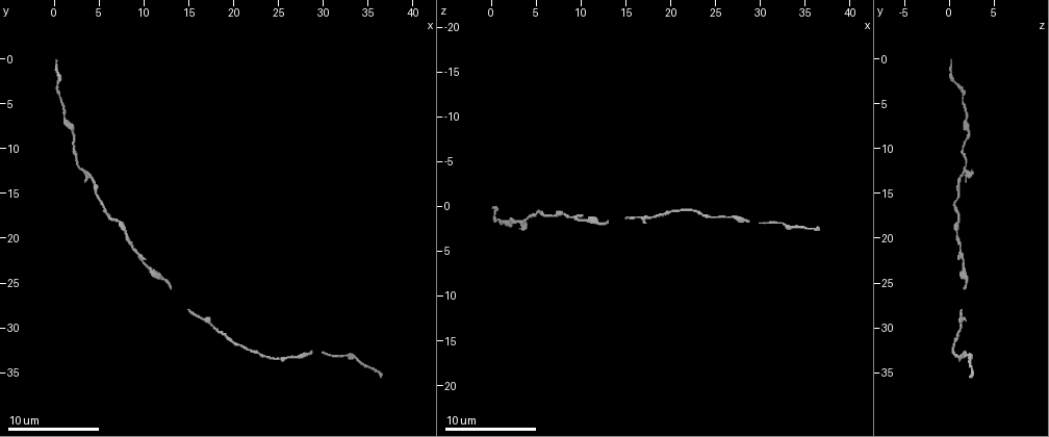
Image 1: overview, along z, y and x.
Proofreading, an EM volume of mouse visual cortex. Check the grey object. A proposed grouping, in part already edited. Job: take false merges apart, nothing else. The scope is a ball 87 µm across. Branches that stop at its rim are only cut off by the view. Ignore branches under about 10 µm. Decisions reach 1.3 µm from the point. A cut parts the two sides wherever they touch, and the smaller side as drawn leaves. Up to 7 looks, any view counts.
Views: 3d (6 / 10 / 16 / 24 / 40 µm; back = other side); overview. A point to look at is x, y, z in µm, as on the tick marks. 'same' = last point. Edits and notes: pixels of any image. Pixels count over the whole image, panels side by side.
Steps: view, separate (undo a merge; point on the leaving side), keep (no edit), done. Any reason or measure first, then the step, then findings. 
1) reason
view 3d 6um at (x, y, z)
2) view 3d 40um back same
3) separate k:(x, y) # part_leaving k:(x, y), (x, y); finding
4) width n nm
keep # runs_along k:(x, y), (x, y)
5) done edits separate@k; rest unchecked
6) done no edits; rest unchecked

calibre changes
view 3d 10um at (4.8, 15.4, 1.2)

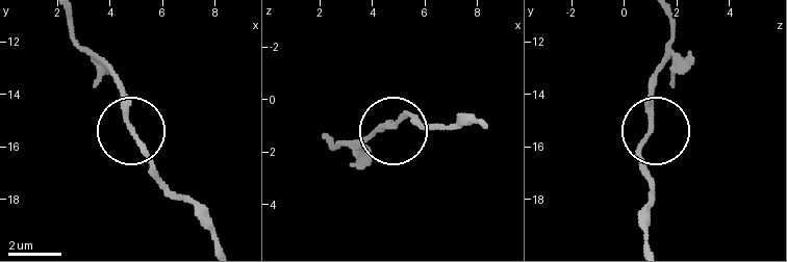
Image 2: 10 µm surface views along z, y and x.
view 3d 10um back at (4.7, 15.2, 1.0)

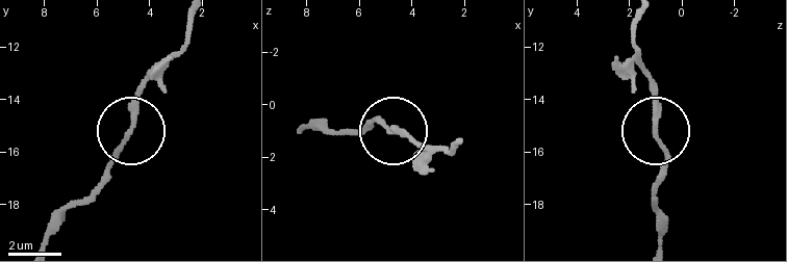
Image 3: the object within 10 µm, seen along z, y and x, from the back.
width 190 nm
keep # runs_along 3:(300, 129), (319, 125), (352, 131), (374, 120), (410, 135); all the same cell

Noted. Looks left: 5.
sudden change in width
view 3d 10um at (26.0, 33.4, 1.4)

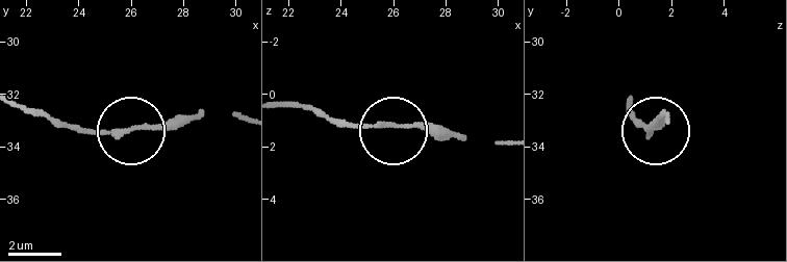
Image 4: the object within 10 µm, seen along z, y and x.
keep # all the same cell

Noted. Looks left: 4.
a narrow waist
view 3d 10um at (20.6, 32.0, 0.6)

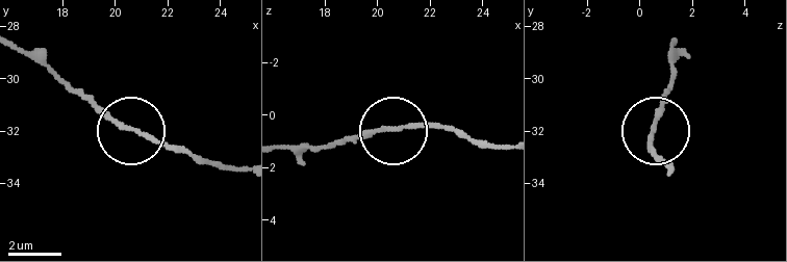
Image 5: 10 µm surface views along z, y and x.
keep # continuous, no second cell

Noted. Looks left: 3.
thick turns thin
view 3d 16um at (10.8, 23.2, 1.6)

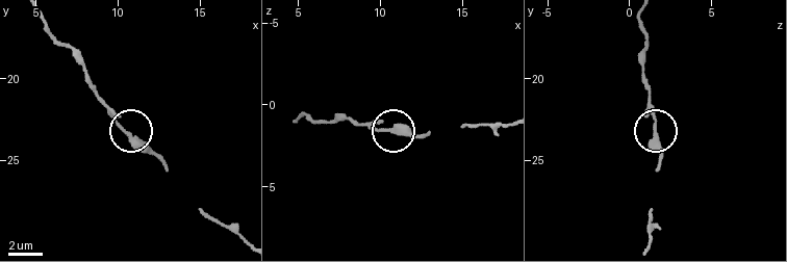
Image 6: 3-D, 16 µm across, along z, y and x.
width 260 nm
keep # runs_along 6:(659, 150), (650, 102); continuous, no second cell

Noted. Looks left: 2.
done no edits; rest unchecked

